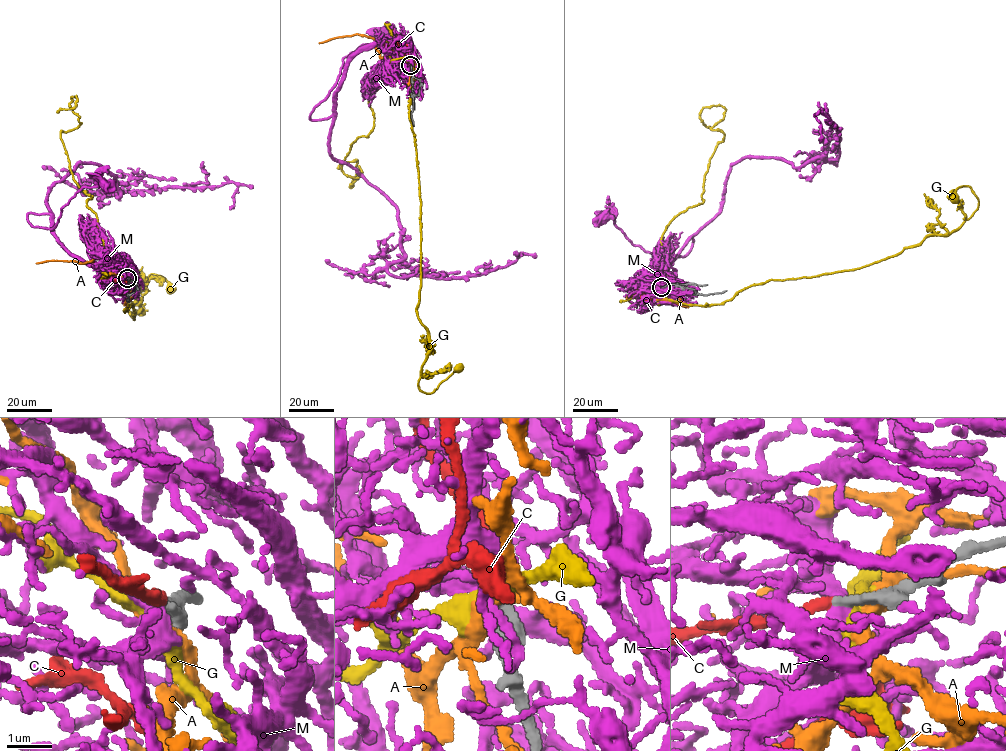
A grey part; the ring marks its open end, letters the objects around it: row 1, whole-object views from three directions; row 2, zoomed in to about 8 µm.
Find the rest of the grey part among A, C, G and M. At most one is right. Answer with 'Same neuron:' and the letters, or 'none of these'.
Same neuron: C

